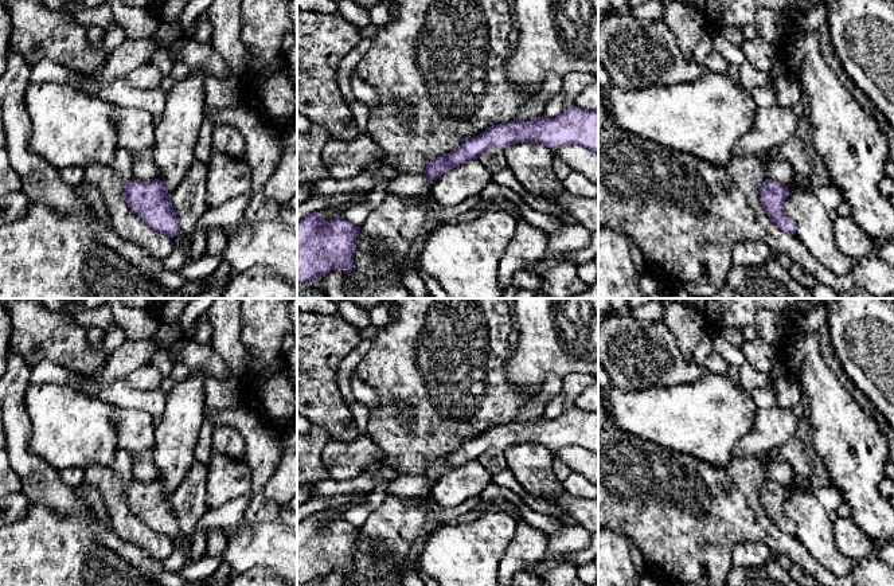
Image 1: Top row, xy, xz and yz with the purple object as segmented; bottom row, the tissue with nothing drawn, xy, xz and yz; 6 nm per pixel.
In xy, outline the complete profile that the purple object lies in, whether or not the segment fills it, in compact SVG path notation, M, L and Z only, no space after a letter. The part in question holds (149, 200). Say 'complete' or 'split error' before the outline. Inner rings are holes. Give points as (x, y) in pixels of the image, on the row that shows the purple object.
complete; M133 179L122 190L124 200L133 214L141 218L152 230L171 238L179 234L180 223L171 204L171 195L160 179L141 181Z

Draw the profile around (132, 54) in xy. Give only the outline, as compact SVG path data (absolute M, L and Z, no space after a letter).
M125 39L122 44L110 52L97 74L78 75L90 83L110 83L117 78L126 77L132 70L151 63L156 48L157 46L152 39Z

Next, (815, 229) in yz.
M796 180L789 181L786 187L790 195L785 199L784 208L796 223L796 238L828 270L840 276L848 273L855 259L836 247L834 220L825 207Z

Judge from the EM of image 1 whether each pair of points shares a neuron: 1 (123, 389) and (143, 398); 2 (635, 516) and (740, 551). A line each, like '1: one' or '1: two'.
1: one
2: two

